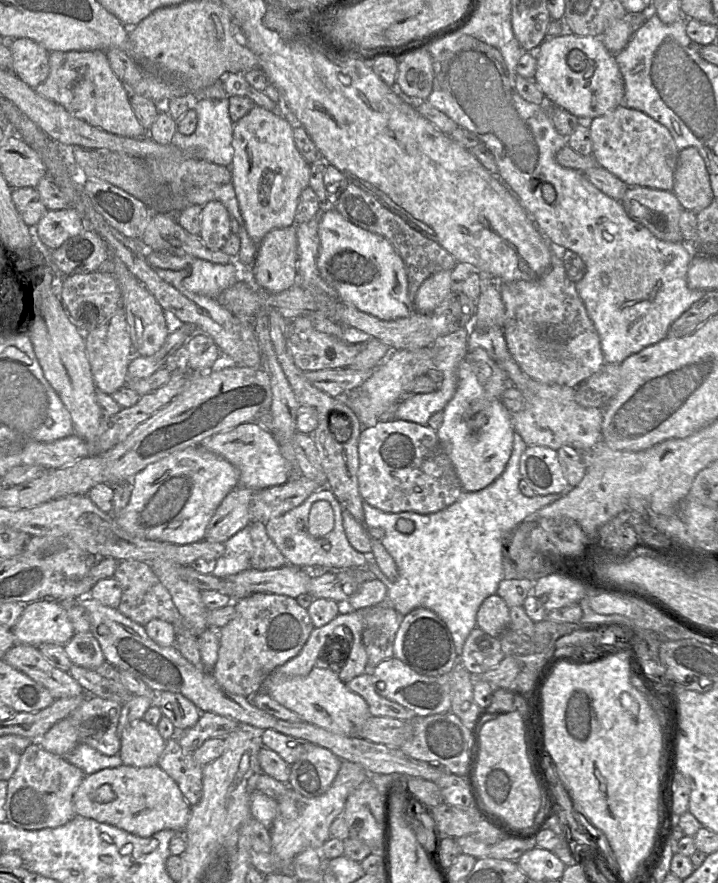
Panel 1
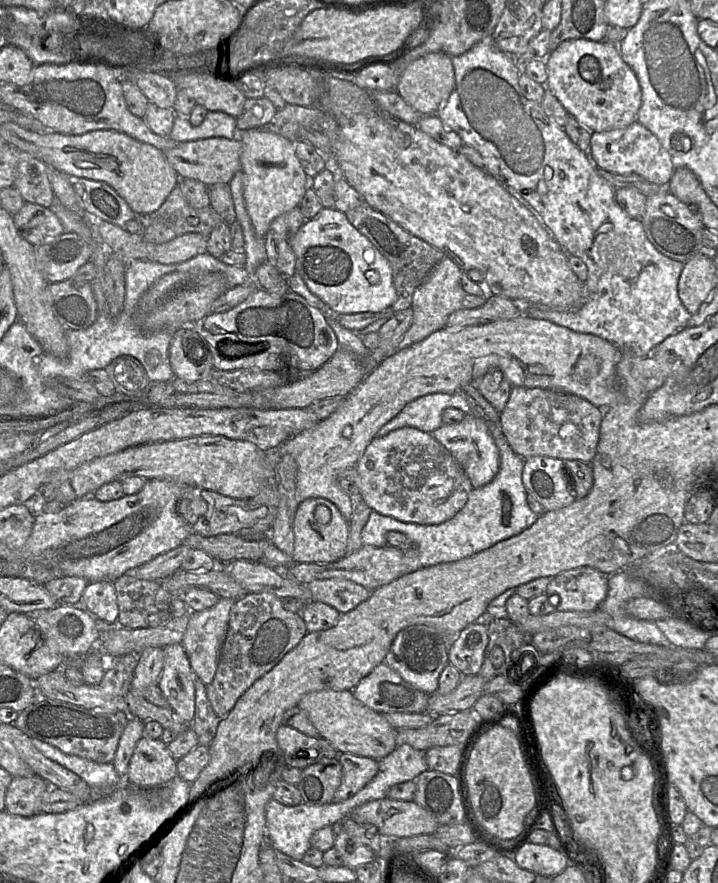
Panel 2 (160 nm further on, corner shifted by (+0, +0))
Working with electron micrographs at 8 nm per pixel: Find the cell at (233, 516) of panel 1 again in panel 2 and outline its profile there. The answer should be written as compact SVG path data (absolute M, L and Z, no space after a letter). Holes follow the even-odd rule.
M181 544L148 562L127 570L124 574L143 580L162 580L181 569L183 560L191 551L193 548Z

